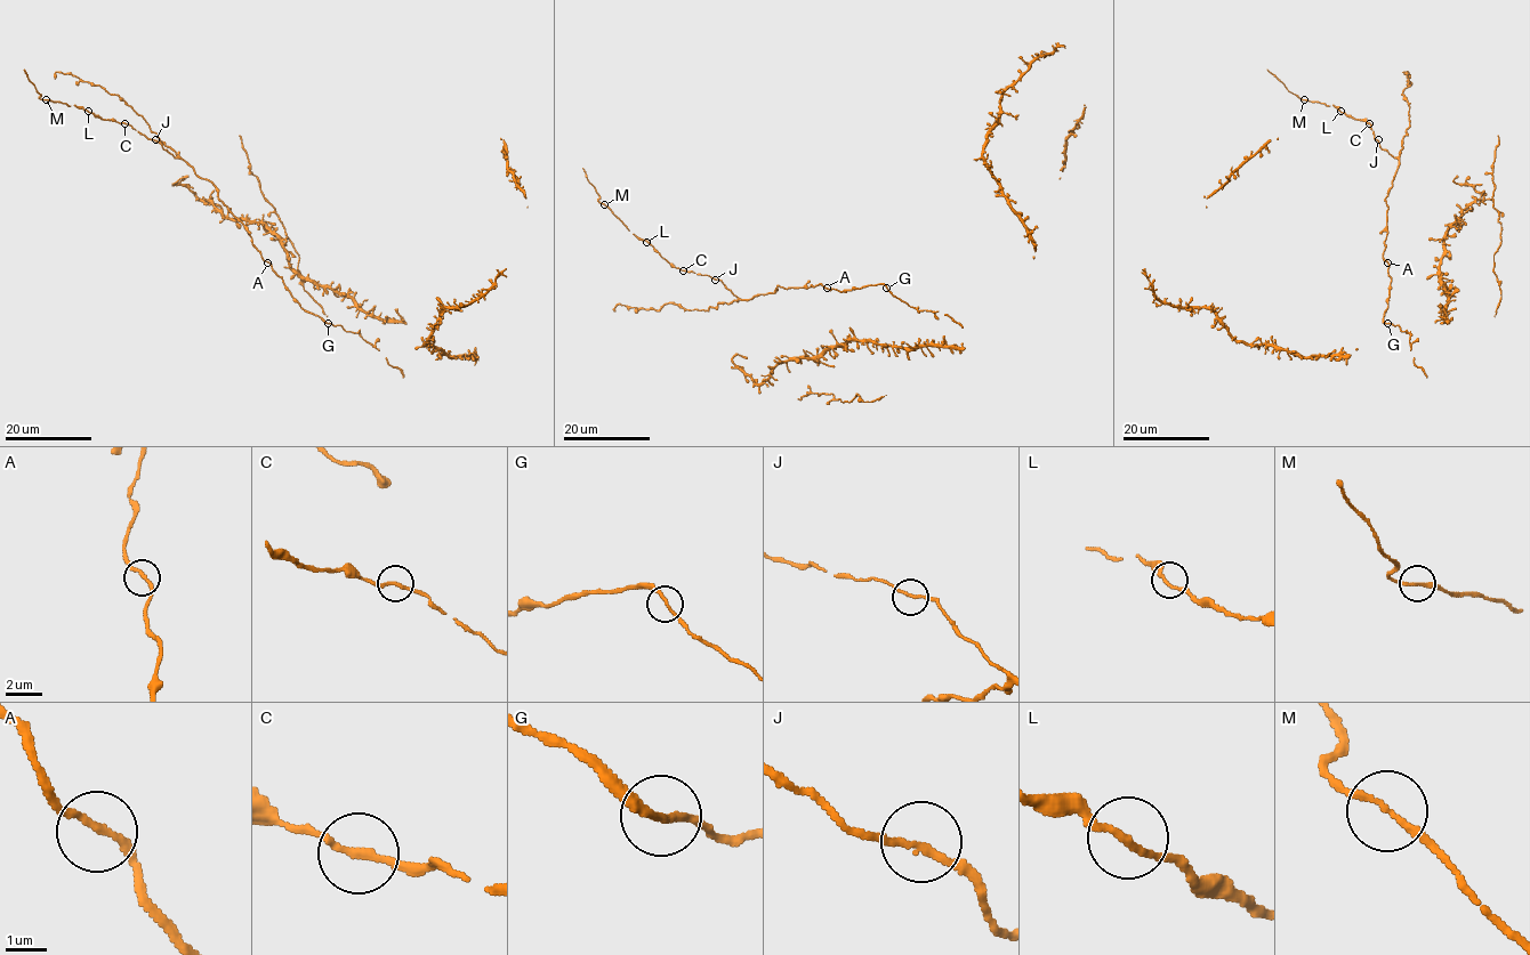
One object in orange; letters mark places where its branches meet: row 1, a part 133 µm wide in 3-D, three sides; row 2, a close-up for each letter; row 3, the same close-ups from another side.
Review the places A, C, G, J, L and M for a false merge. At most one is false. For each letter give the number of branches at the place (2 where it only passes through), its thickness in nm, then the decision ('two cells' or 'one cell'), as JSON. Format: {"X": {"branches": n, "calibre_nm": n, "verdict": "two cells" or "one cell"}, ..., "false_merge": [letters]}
{"A": {"branches": 2, "calibre_nm": 160, "verdict": "one cell"}, "C": {"branches": 2, "calibre_nm": 190, "verdict": "one cell"}, "G": {"branches": 2, "calibre_nm": 170, "verdict": "one cell"}, "J": {"branches": 2, "calibre_nm": 170, "verdict": "one cell"}, "L": {"branches": 2, "calibre_nm": 160, "verdict": "one cell"}, "M": {"branches": 2, "calibre_nm": 160, "verdict": "one cell"}, "false_merge": []}

